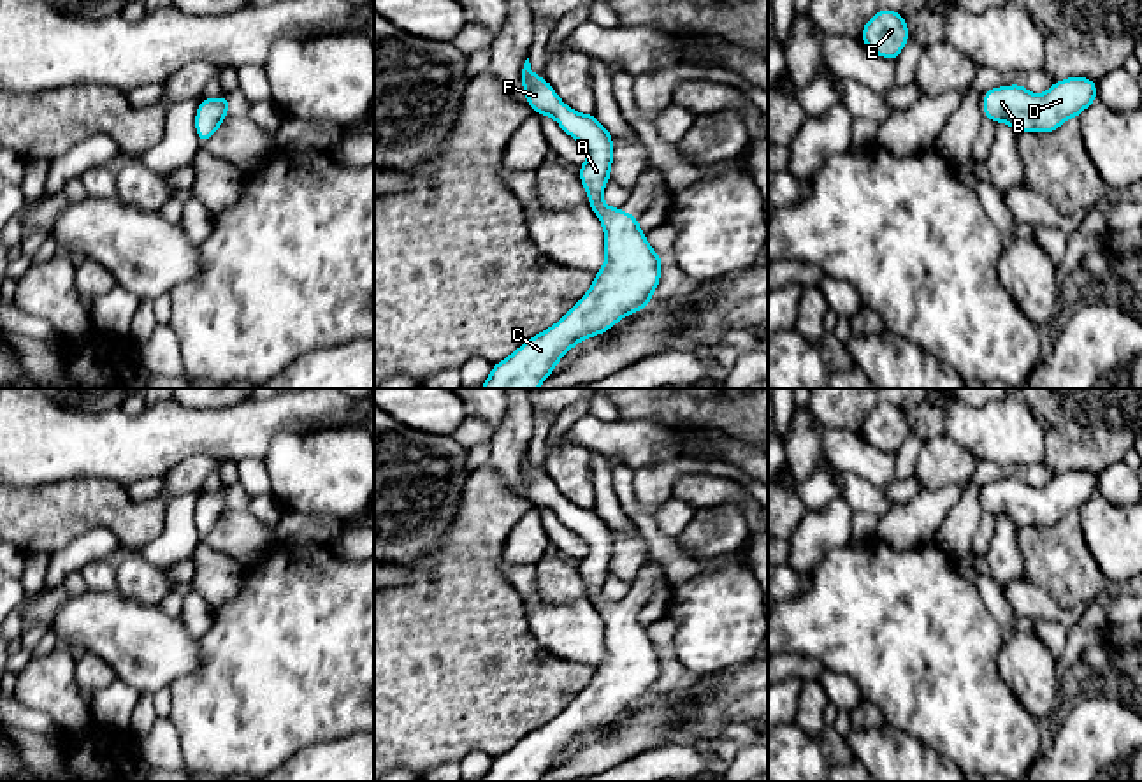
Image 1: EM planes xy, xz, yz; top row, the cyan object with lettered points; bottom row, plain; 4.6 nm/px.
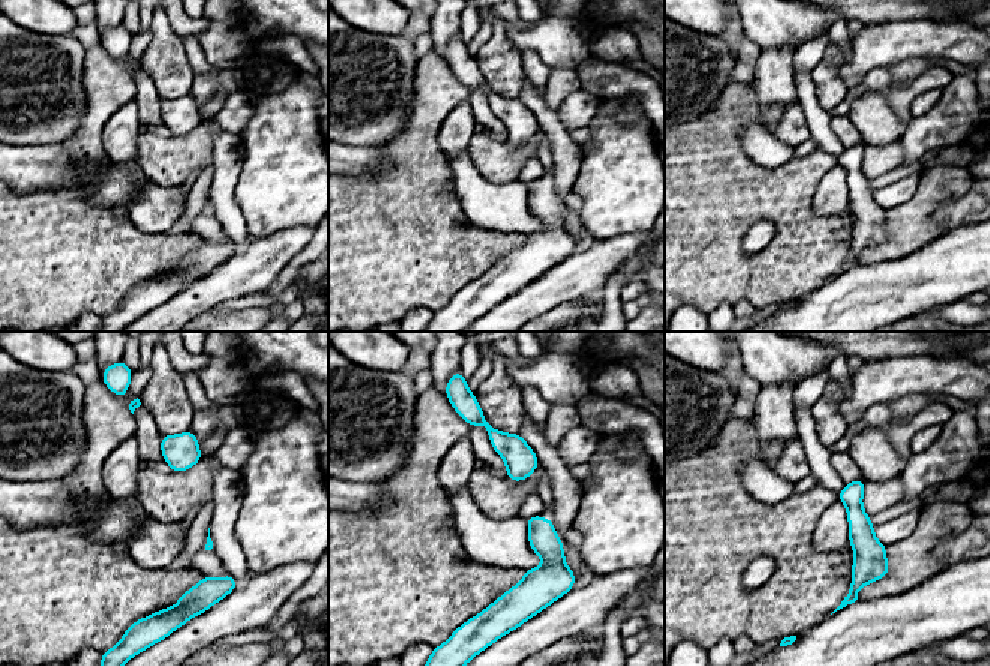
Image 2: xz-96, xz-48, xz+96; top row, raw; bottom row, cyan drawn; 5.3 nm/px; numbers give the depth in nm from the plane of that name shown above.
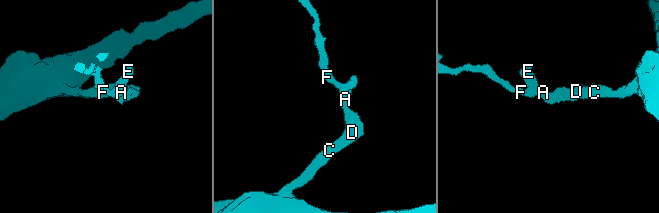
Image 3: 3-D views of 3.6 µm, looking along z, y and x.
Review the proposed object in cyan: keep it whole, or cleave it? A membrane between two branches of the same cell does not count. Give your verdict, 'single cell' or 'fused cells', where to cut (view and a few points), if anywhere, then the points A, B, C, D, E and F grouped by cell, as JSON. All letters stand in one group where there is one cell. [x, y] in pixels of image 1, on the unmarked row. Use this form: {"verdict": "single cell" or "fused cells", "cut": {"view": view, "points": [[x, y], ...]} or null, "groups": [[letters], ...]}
{"verdict": "single cell", "cut": null, "groups": [["A", "B", "C", "D", "E", "F"]]}

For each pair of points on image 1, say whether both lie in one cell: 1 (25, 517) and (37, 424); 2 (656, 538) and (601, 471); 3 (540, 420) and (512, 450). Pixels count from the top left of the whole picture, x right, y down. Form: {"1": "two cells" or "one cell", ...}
{"1": "two cells", "2": "two cells", "3": "two cells"}

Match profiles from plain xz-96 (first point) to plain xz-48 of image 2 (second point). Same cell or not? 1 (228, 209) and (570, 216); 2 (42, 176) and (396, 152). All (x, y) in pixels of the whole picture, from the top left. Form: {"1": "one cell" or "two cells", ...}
{"1": "one cell", "2": "two cells"}

